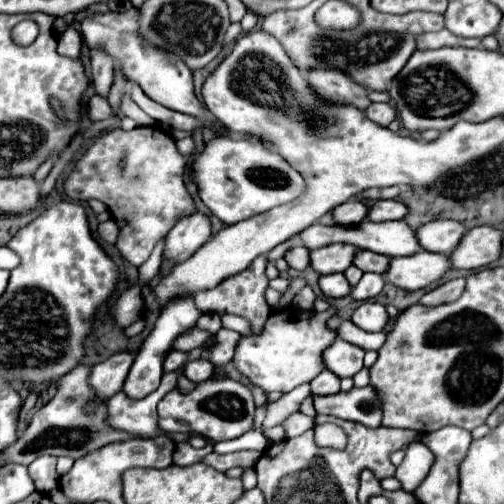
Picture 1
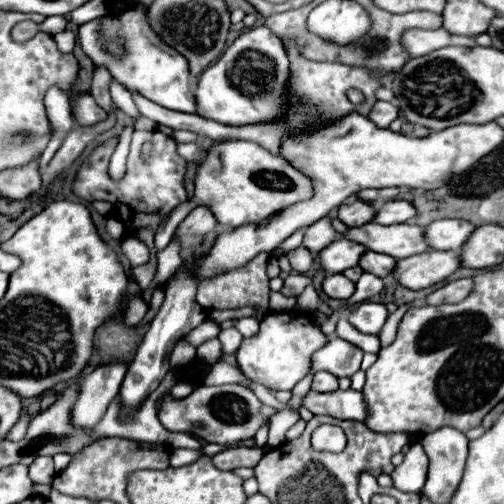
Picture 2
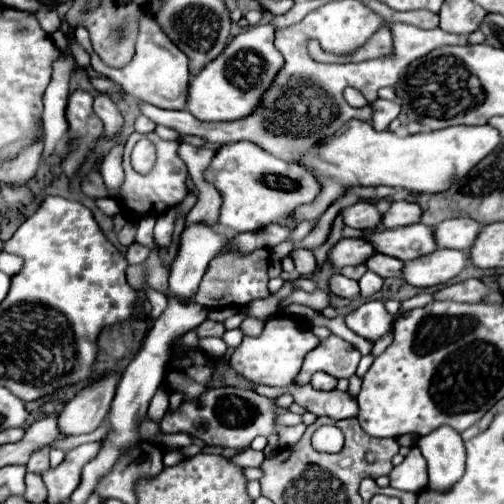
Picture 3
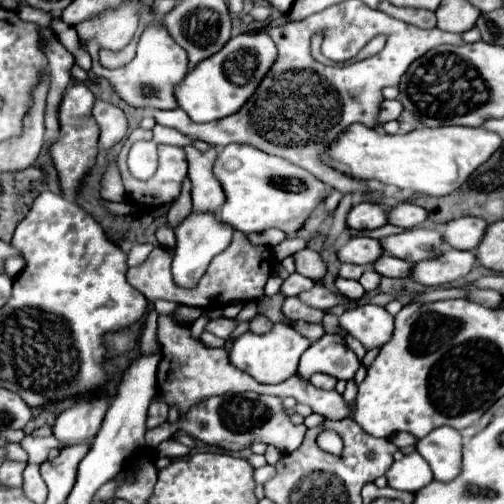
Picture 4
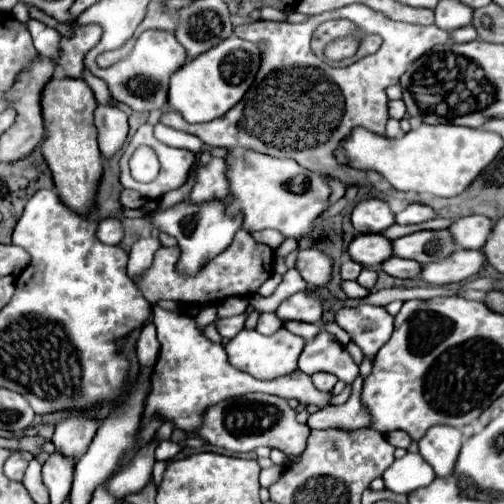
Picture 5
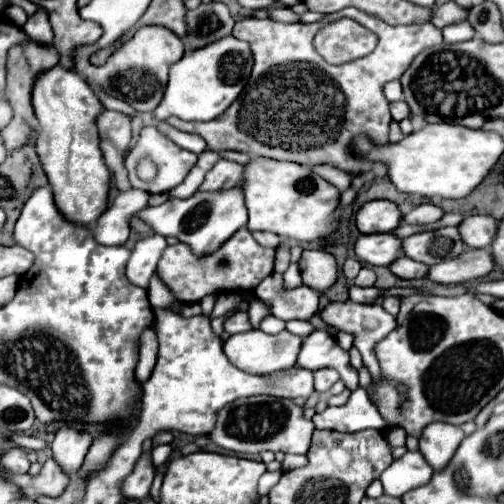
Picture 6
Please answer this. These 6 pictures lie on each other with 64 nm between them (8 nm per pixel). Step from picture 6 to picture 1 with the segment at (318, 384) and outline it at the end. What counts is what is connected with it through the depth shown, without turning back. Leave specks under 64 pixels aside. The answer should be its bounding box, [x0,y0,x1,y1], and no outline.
[312,370,340,396]

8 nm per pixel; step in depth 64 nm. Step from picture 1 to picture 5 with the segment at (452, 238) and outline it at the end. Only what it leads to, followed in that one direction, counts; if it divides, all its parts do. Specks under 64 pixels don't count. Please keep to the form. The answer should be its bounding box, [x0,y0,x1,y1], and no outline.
[450,216,494,250]

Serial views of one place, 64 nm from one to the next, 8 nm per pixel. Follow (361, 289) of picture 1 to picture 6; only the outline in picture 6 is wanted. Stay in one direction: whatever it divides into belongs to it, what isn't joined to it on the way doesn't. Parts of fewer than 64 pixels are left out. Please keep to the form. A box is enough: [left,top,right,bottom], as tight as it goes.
[354,268,376,286]

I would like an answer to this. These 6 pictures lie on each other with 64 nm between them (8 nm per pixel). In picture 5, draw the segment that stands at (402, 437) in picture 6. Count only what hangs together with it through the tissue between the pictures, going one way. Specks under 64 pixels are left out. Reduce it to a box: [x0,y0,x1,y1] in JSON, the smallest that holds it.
[386,430,412,448]

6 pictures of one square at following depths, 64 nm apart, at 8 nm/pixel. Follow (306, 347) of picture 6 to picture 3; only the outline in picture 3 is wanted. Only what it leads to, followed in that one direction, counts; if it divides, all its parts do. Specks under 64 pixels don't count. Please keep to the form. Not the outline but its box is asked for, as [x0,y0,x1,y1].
[298,334,360,384]

